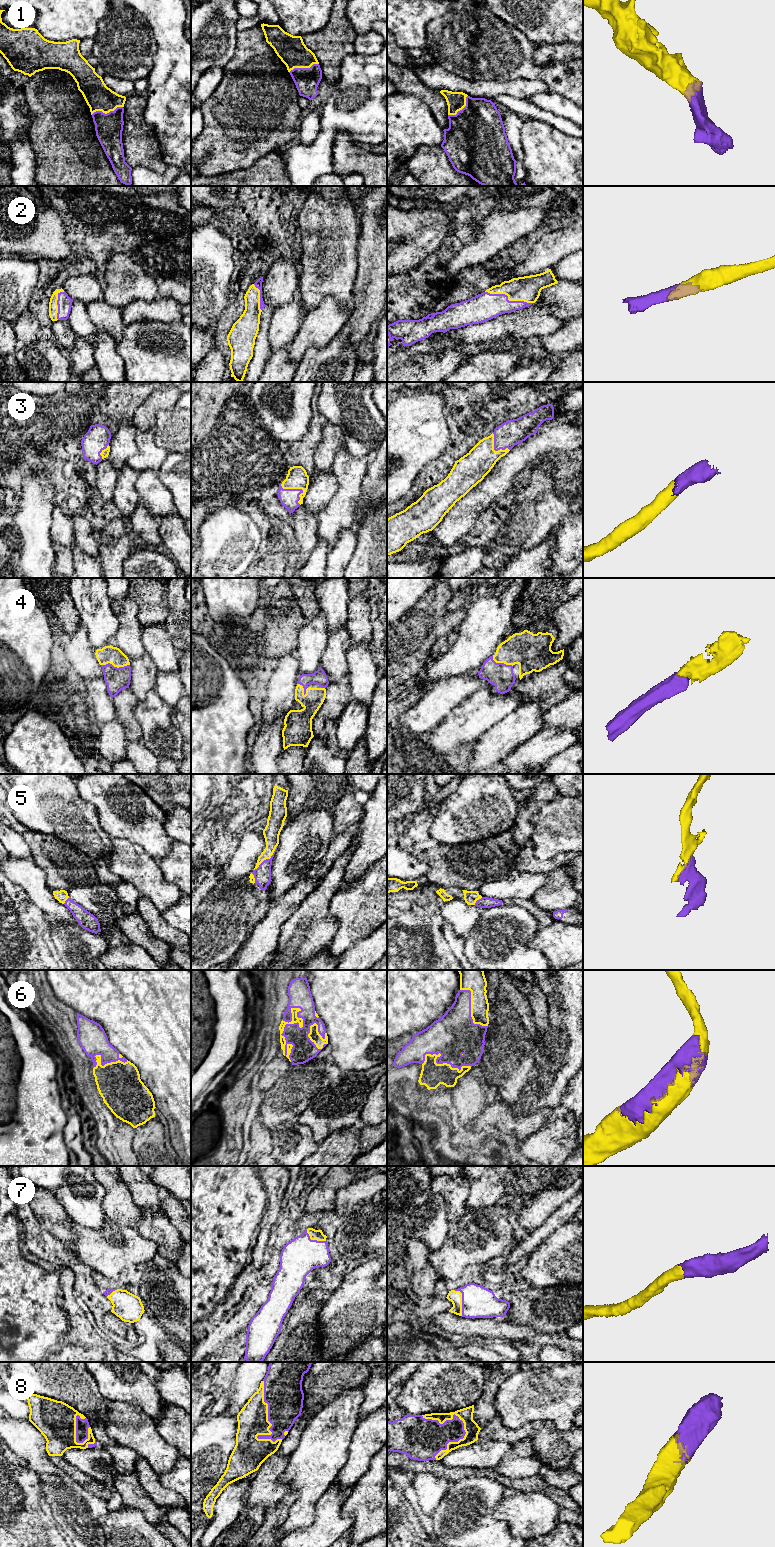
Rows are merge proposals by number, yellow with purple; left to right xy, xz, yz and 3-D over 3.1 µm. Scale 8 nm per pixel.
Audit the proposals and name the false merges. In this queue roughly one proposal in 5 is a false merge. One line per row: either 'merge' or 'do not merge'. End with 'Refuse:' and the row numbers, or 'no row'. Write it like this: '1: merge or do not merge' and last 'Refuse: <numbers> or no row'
1: merge
2: merge
3: merge
4: merge
5: merge
6: merge
7: merge
8: merge
Refuse: no row

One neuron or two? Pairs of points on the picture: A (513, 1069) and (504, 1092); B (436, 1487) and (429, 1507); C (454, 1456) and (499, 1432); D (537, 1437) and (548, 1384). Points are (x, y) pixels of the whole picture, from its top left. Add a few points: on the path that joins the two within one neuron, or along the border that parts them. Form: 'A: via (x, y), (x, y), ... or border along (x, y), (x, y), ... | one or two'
A: via (513, 1075), (513, 1083), (510, 1086) | one
B: via (431, 1492), (429, 1502) | one
C: border along (478, 1439), (495, 1439), (509, 1444) | two
D: border along (543, 1421), (550, 1421), (557, 1429), (565, 1431) | two

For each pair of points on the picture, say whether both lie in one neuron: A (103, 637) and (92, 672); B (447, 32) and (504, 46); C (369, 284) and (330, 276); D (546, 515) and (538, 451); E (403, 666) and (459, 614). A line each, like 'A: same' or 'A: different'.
A: different
B: same
C: different
D: different
E: same

